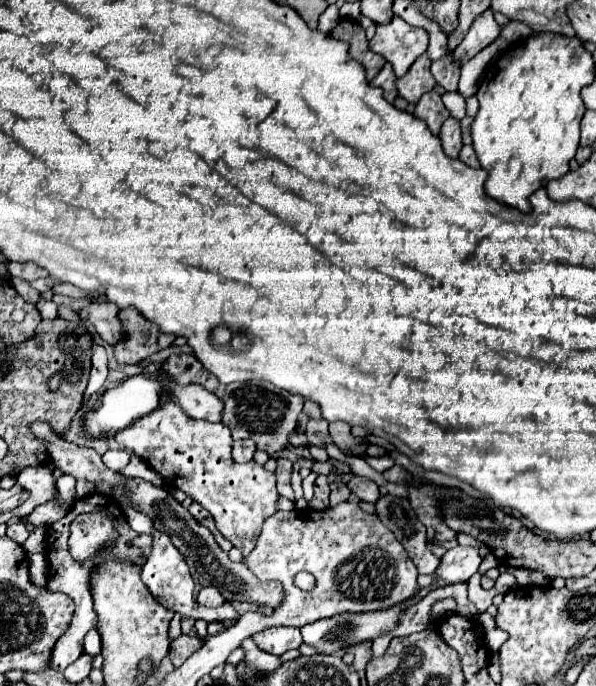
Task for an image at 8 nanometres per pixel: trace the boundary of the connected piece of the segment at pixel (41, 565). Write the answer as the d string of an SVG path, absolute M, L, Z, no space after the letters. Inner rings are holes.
M45 553L29 555L29 573L35 585L45 585L47 583L47 559Z

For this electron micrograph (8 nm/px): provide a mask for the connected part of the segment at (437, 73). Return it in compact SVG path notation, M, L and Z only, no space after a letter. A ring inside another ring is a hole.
M449 57L433 61L431 65L431 73L435 77L435 81L443 87L443 89L457 89L457 81L459 81L459 65Z

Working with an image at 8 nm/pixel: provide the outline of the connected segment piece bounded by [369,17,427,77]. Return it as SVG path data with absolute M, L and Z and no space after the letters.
M393 17L385 25L377 25L375 37L369 41L369 49L383 55L401 77L413 61L427 49L427 33L421 27L413 27L401 17Z

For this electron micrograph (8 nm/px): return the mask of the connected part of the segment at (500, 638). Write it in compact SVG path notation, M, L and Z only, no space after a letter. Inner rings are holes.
M493 629L485 635L485 645L491 649L491 651L499 651L499 647L505 643L505 637L509 637L505 631L501 629Z

